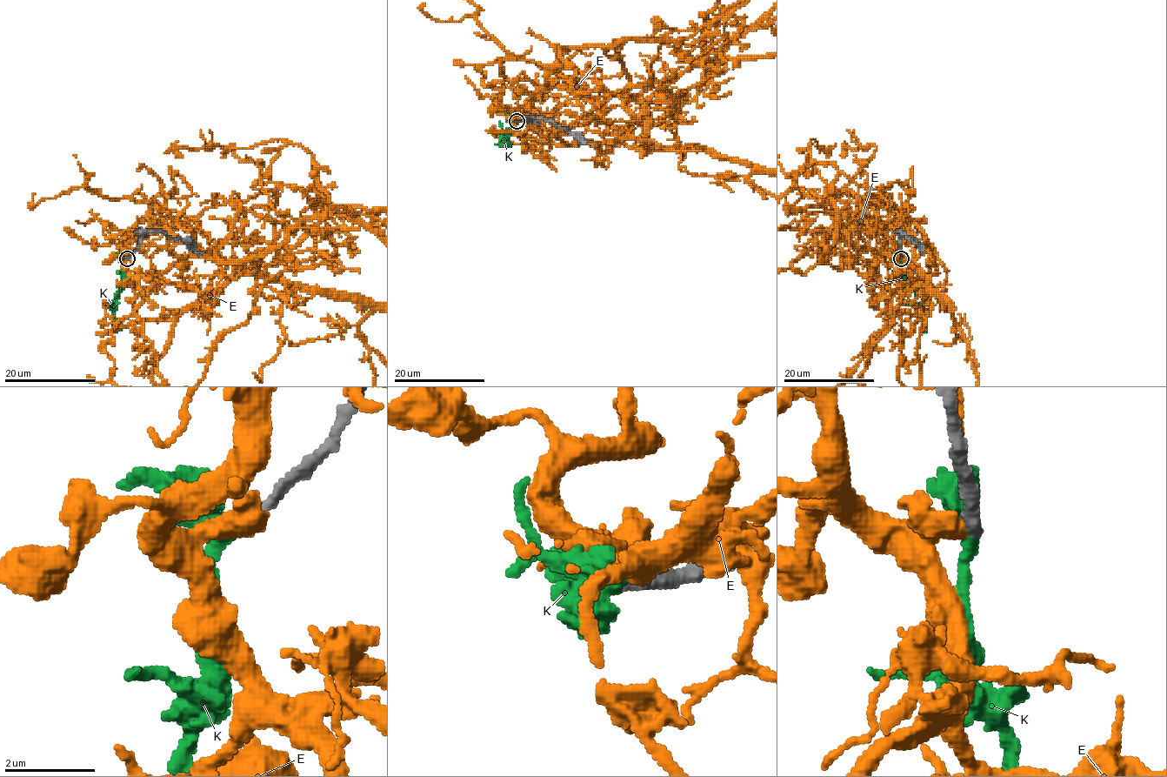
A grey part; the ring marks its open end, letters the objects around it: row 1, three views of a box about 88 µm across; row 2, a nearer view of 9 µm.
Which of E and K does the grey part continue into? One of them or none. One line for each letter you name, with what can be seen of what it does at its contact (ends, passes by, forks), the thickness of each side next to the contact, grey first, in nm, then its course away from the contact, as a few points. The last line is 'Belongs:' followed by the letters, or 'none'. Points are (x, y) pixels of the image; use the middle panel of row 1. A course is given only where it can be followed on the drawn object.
K: it passes by; calibres 280 and 360 nm; course (516, 122), (510, 129), (506, 144), (500, 145)
Belongs: K

